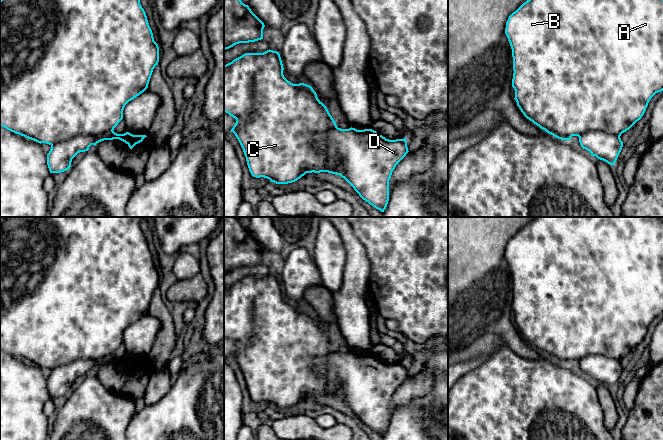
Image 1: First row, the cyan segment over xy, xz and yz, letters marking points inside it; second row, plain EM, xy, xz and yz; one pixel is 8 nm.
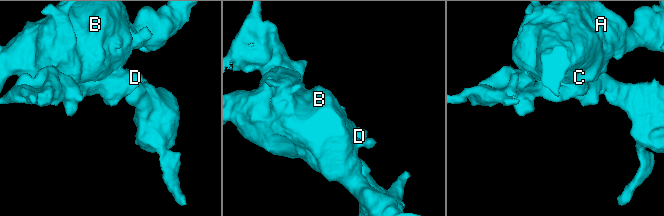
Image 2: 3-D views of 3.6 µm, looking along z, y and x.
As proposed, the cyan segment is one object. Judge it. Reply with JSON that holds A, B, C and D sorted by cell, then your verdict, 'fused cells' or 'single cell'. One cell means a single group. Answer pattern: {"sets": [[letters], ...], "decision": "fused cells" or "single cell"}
{"sets": [["A", "B", "C"], ["D"]], "decision": "fused cells"}

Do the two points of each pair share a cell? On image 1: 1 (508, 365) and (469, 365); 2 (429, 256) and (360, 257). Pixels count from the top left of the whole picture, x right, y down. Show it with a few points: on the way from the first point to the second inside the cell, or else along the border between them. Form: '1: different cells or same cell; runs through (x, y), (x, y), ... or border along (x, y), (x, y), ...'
1: different cells; border along (489, 354), (482, 362), (467, 371), (459, 379)
2: different cells; border along (355, 236), (365, 249), (370, 265), (369, 280)

